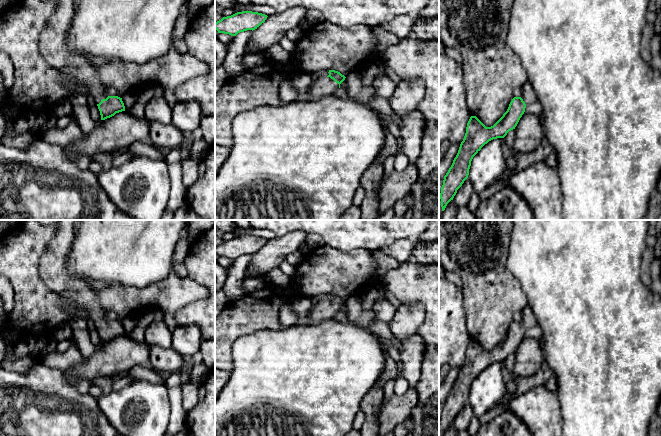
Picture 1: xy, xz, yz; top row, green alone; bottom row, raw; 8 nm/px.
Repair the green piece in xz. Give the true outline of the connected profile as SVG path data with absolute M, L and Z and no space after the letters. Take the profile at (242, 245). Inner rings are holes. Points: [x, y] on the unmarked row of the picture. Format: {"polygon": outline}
{"polygon": "M242 235L231 240L223 241L215 247L215 253L218 257L229 258L236 260L240 256L247 254L255 254L267 243L267 239L252 236Z"}

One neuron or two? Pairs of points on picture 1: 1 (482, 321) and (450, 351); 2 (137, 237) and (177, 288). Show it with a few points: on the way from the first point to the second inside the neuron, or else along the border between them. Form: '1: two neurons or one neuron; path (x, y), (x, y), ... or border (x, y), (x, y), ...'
1: two neurons; border (464, 310), (467, 332), (472, 339)
2: two neurons; border (172, 267), (165, 278), (146, 287)

